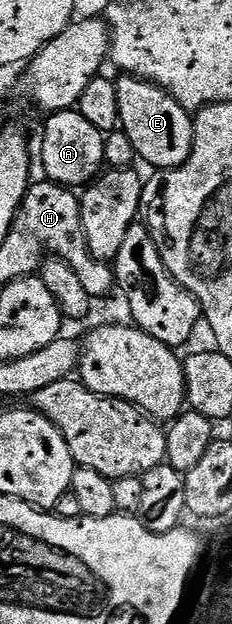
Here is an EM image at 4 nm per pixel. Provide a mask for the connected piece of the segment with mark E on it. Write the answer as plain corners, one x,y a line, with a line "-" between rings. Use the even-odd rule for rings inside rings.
124,74
122,78
115,83
119,127
127,134
129,141
133,141
136,156
140,160
144,159
151,169
185,165
185,161
189,161
195,140
192,112
186,111
168,91
162,91
148,79
137,79
128,74

